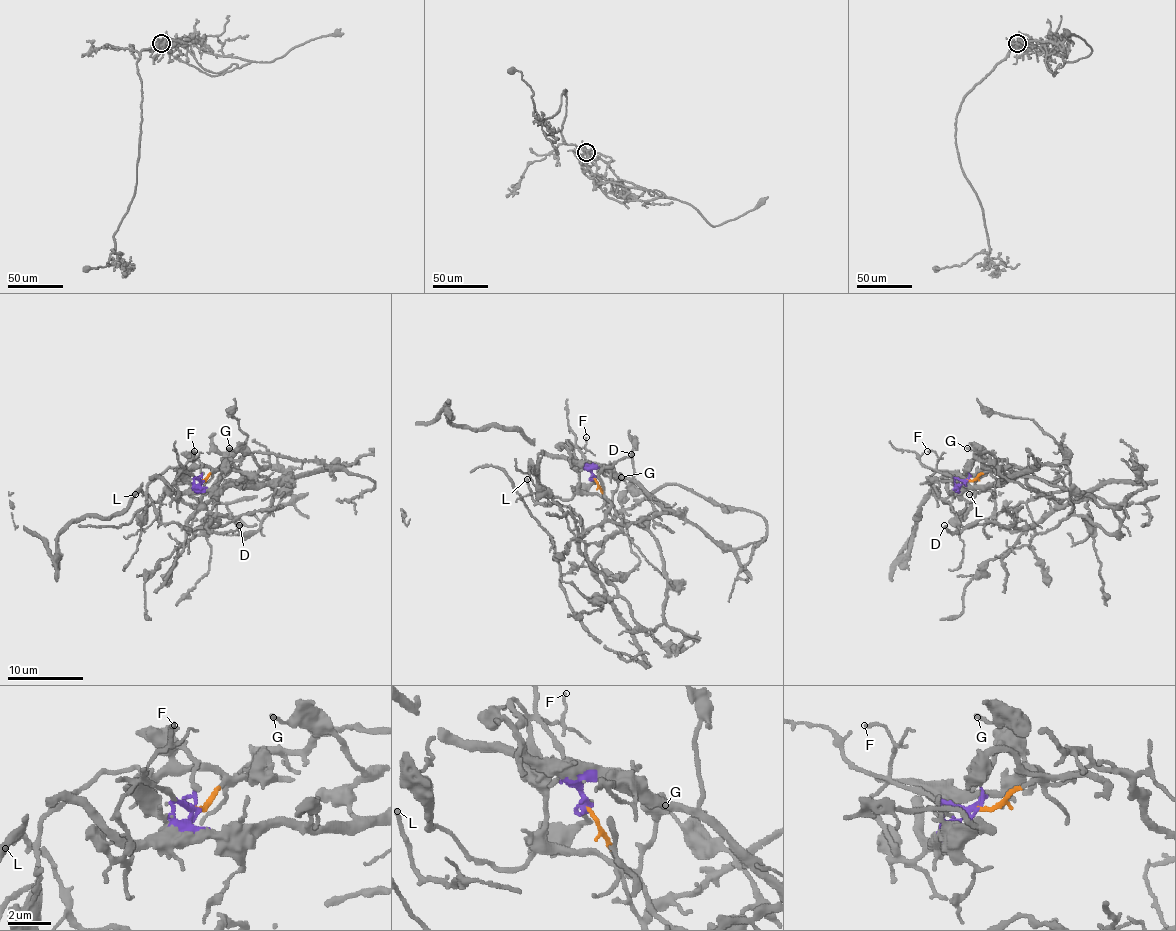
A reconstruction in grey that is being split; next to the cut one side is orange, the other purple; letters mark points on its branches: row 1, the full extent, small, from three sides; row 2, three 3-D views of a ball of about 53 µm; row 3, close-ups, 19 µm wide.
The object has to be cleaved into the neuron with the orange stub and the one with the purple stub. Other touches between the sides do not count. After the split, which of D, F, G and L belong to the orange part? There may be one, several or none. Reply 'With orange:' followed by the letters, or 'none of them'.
With orange: D, G, L

